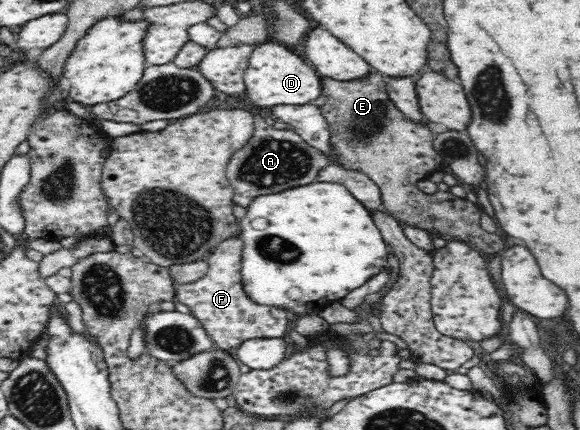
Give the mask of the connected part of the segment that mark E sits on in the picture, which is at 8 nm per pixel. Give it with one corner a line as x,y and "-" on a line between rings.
369,74
365,78
357,78
357,80
347,82
329,77
321,77
320,79
322,95
327,96
327,100
320,107
320,111
328,122
330,130
332,160
347,170
355,170
371,177
371,180
374,180
380,188
382,206
386,209
386,212
395,216
395,220
398,220
399,223
406,222
409,226
422,228
433,235
442,234
454,237
456,240
461,240
485,254
496,255
503,251
501,250
503,240
495,233
485,231
479,225
482,213
480,206
467,201
467,199
455,196
455,212
435,212
433,204
439,204
439,202
433,202
435,196
425,196
423,192
419,194
419,190
413,190
412,186
415,186
417,181
425,179
429,172
440,170
444,166
444,162
441,155
433,148
436,131
427,127
425,123
411,121
406,114
403,114
393,104
384,87
386,78

